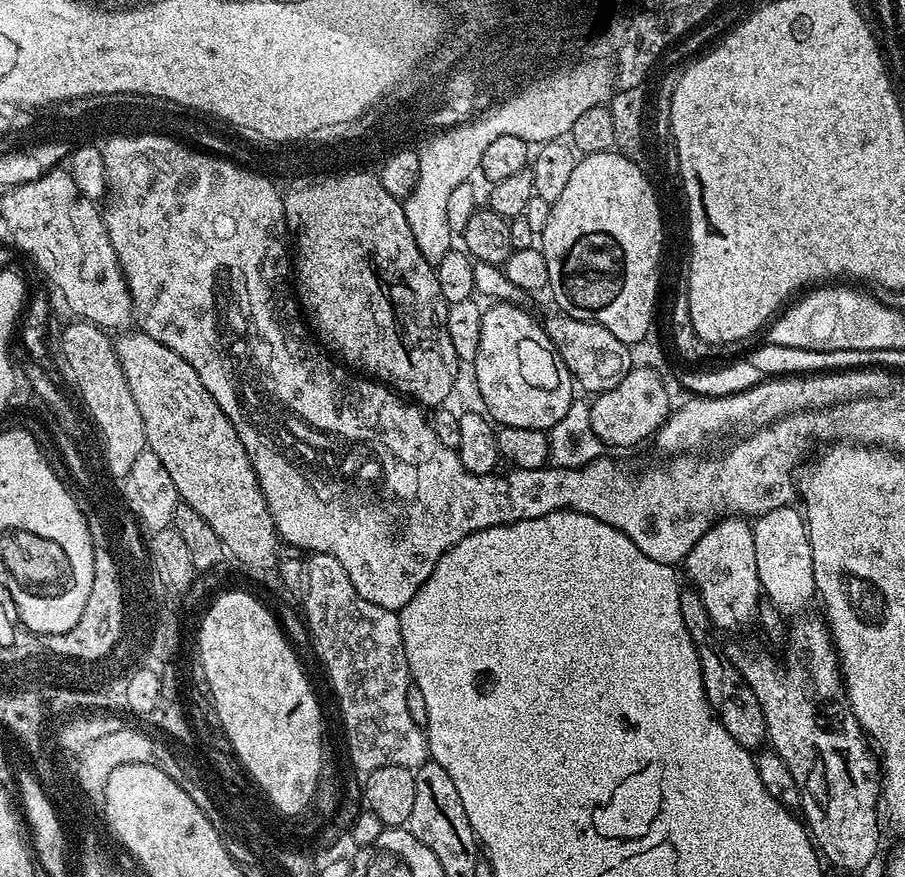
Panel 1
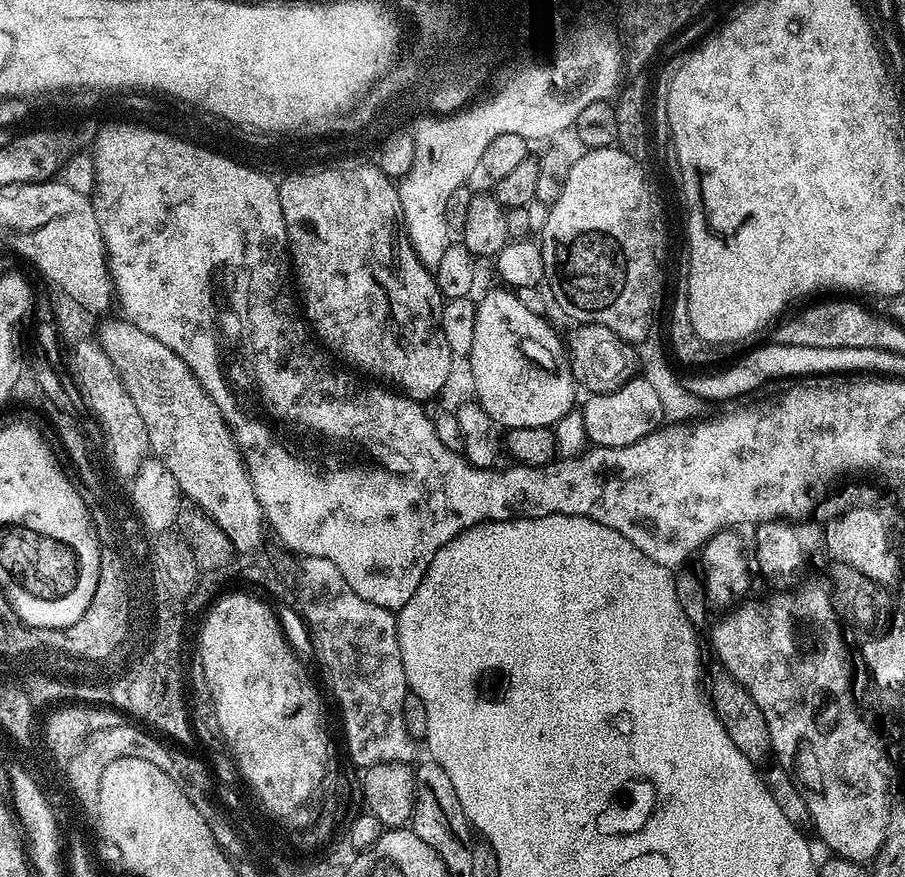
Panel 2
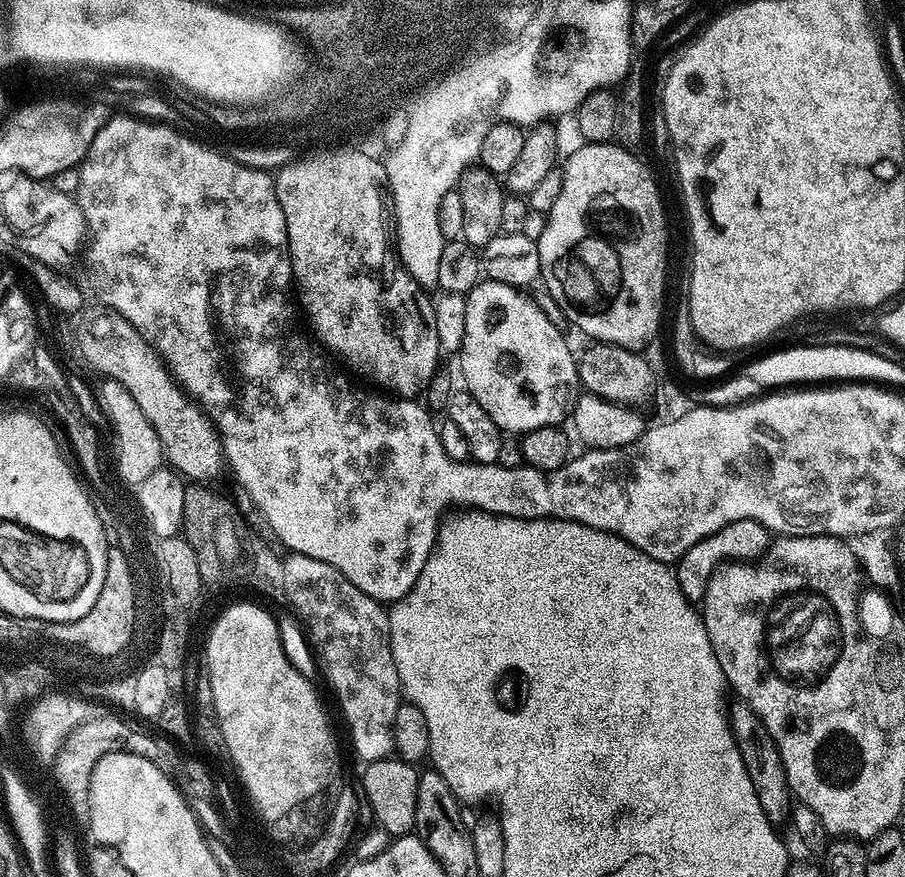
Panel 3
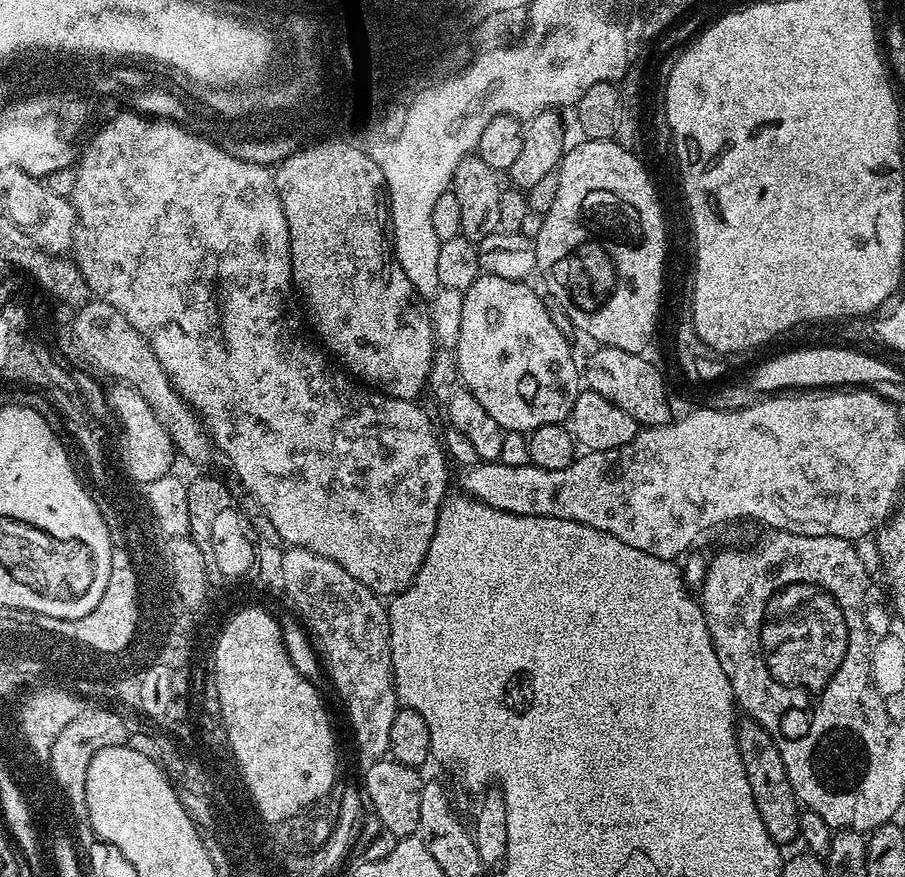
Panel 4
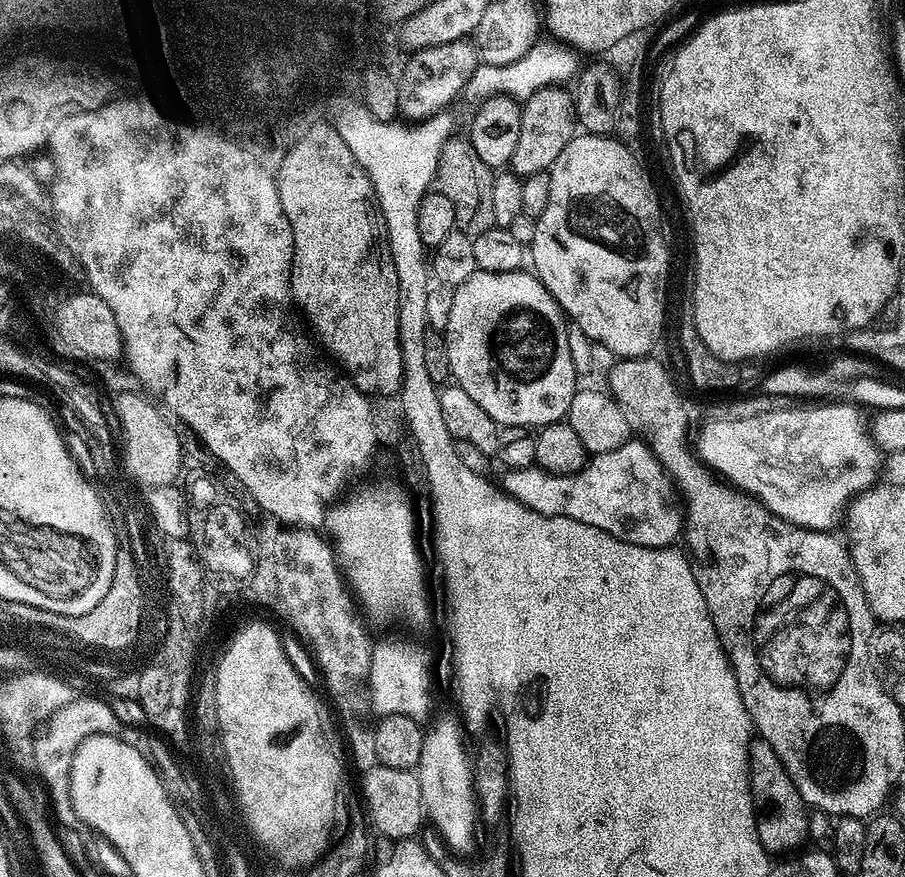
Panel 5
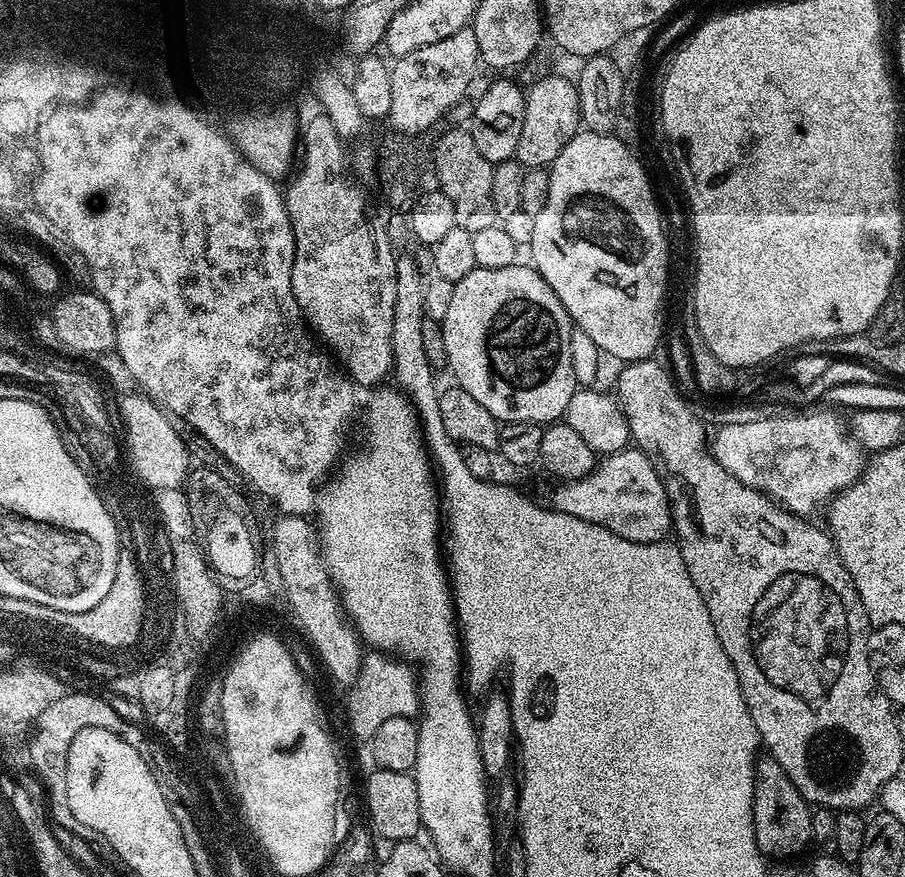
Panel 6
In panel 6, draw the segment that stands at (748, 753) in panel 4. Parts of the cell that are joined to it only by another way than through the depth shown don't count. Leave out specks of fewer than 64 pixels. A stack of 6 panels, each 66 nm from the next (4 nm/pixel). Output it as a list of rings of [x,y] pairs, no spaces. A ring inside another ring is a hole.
[[[767,754],[761,755],[756,761],[756,789],[752,795],[752,825],[756,835],[756,845],[761,854],[766,858],[772,858],[772,856],[799,857],[796,855],[807,844],[811,845],[813,843],[812,813],[813,809],[798,790],[798,786],[794,786],[794,782],[790,782],[786,770],[782,770],[782,766],[778,766],[774,757]]]

